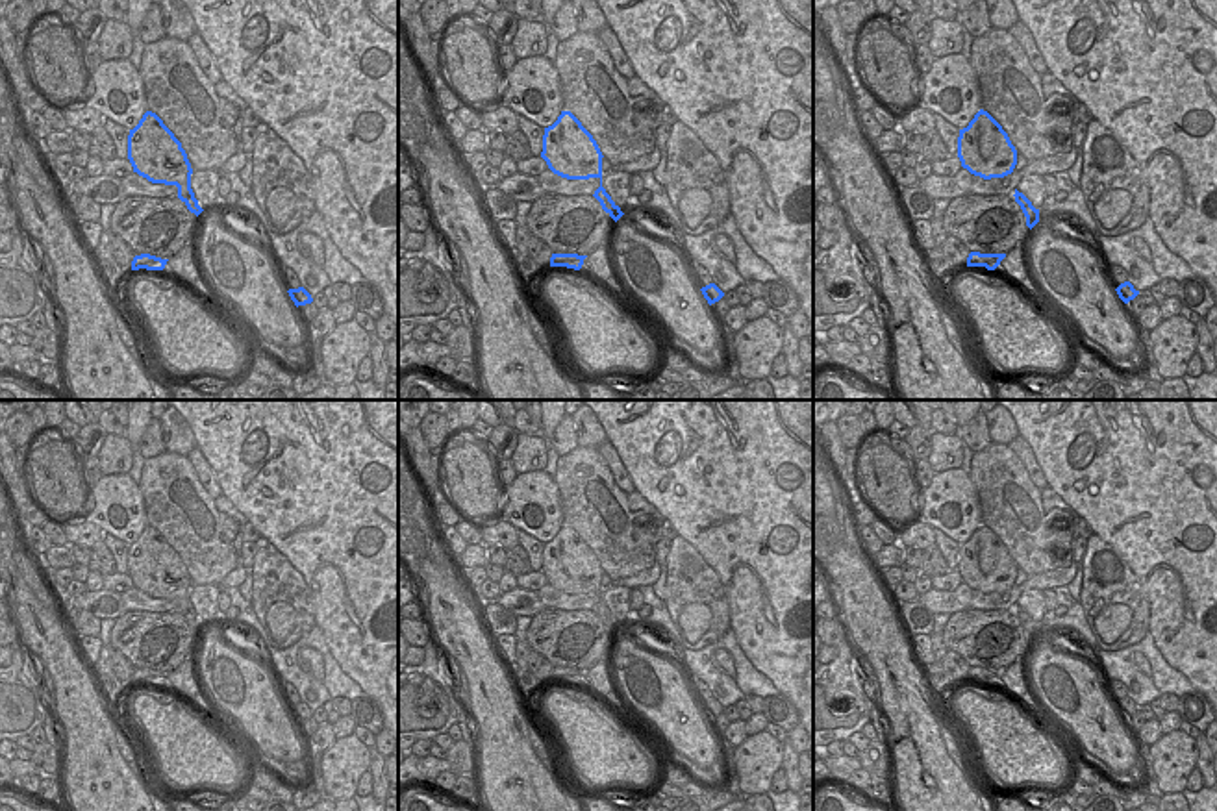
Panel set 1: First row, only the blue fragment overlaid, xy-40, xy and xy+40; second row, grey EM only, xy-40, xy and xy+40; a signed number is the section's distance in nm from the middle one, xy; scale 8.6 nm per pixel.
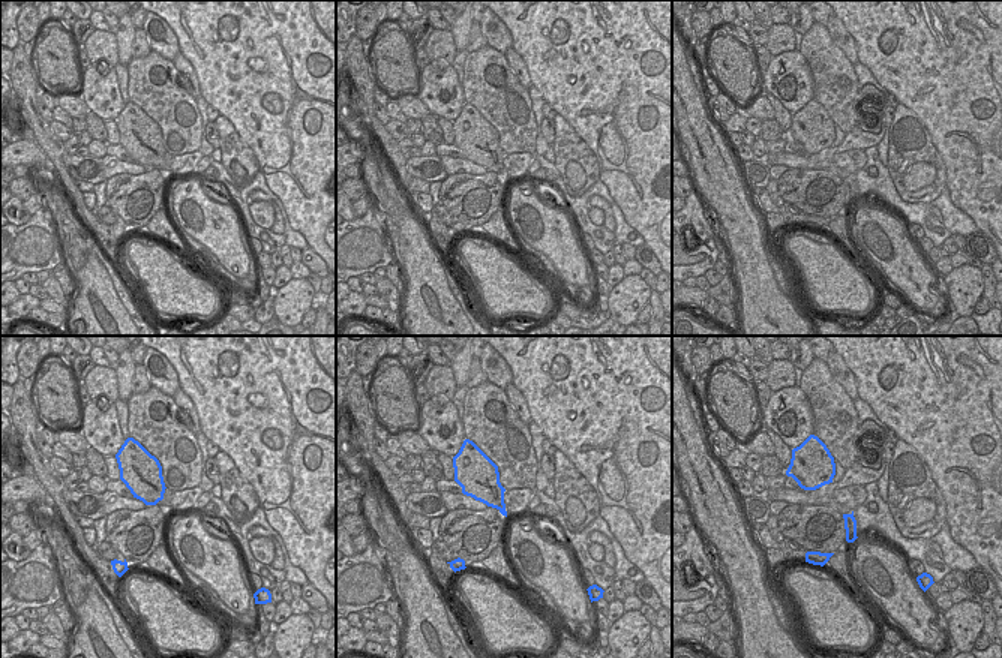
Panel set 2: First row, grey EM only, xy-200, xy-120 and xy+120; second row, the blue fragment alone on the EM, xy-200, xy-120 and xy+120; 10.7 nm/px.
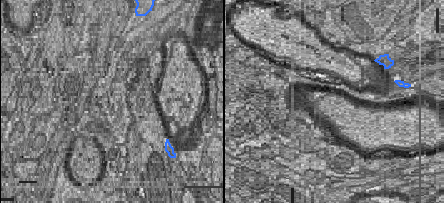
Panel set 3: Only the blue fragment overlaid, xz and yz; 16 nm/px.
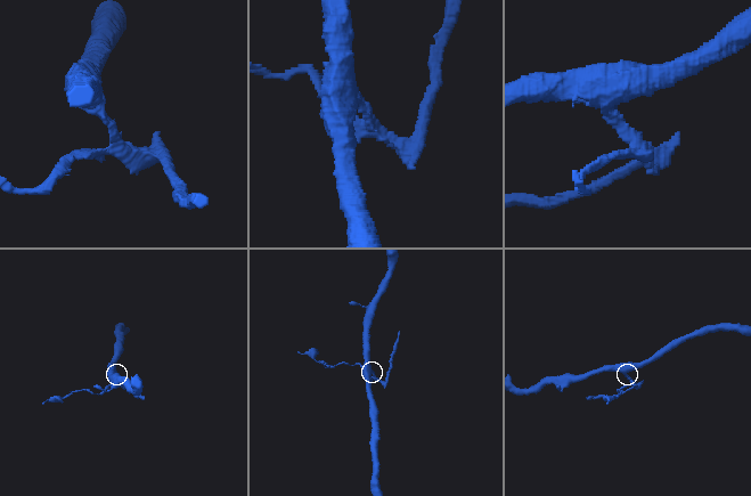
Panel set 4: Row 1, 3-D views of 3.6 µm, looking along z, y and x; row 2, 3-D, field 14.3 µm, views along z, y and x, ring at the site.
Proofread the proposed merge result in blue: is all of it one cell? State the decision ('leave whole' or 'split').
split

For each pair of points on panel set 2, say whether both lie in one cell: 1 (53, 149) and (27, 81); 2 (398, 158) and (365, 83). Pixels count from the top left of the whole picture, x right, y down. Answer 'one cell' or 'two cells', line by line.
1: one cell
2: one cell

